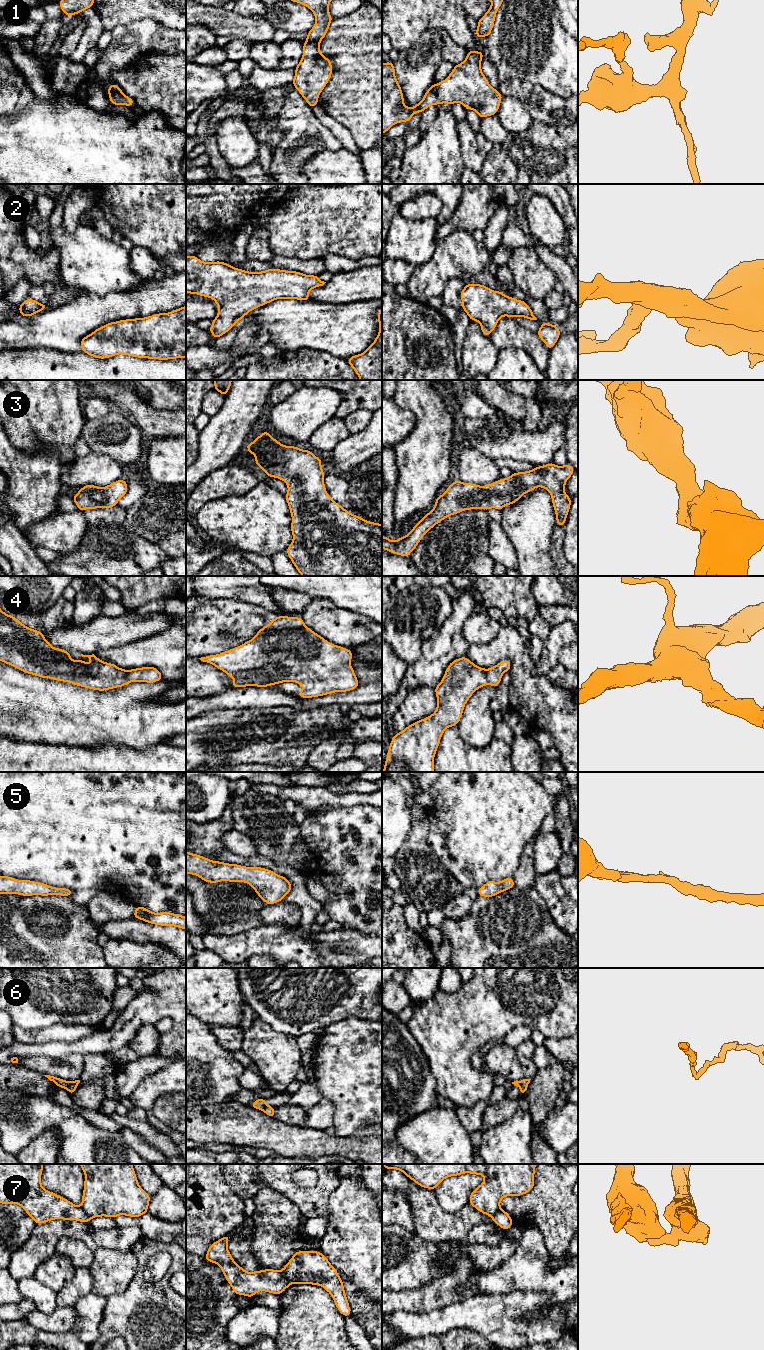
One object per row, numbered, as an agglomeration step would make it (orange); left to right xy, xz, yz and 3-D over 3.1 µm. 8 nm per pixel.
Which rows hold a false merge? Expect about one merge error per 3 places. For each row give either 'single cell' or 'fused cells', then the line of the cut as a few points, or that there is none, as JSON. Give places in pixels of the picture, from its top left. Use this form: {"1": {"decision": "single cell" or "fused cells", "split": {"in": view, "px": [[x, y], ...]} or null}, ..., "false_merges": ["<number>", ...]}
{"1": {"decision": "single cell", "split": null}, "2": {"decision": "single cell", "split": null}, "3": {"decision": "single cell", "split": null}, "4": {"decision": "single cell", "split": null}, "5": {"decision": "single cell", "split": null}, "6": {"decision": "fused cells", "split": {"in": "xy", "px": [[68, 1081], [66, 1088]]}}, "7": {"decision": "fused cells", "split": {"in": "xy", "px": [[80, 1205], [91, 1218]]}}, "false_merges": ["6", "7"]}

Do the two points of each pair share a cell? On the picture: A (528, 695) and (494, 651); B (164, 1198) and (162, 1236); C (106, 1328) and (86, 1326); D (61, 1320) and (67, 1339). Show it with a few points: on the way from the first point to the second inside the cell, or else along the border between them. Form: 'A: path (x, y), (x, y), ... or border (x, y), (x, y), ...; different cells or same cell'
A: path (526, 681), (522, 667), (508, 652); same cell
B: border (147, 1212), (160, 1219), (175, 1222); different cells
C: border (105, 1304), (97, 1339); different cells
D: border (42, 1330), (50, 1332), (71, 1331); different cells

